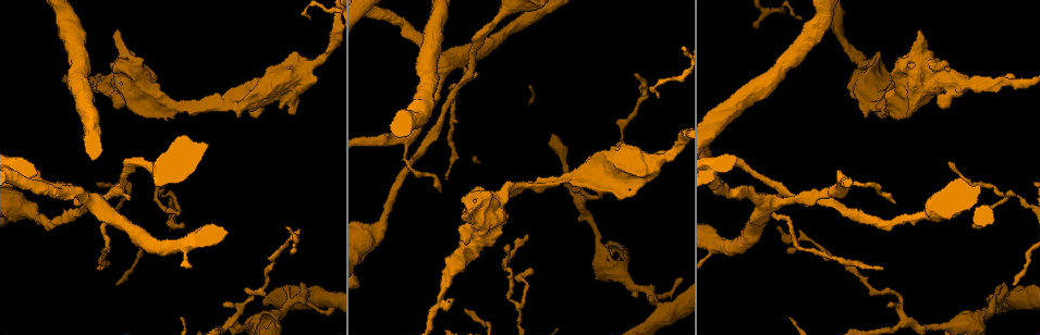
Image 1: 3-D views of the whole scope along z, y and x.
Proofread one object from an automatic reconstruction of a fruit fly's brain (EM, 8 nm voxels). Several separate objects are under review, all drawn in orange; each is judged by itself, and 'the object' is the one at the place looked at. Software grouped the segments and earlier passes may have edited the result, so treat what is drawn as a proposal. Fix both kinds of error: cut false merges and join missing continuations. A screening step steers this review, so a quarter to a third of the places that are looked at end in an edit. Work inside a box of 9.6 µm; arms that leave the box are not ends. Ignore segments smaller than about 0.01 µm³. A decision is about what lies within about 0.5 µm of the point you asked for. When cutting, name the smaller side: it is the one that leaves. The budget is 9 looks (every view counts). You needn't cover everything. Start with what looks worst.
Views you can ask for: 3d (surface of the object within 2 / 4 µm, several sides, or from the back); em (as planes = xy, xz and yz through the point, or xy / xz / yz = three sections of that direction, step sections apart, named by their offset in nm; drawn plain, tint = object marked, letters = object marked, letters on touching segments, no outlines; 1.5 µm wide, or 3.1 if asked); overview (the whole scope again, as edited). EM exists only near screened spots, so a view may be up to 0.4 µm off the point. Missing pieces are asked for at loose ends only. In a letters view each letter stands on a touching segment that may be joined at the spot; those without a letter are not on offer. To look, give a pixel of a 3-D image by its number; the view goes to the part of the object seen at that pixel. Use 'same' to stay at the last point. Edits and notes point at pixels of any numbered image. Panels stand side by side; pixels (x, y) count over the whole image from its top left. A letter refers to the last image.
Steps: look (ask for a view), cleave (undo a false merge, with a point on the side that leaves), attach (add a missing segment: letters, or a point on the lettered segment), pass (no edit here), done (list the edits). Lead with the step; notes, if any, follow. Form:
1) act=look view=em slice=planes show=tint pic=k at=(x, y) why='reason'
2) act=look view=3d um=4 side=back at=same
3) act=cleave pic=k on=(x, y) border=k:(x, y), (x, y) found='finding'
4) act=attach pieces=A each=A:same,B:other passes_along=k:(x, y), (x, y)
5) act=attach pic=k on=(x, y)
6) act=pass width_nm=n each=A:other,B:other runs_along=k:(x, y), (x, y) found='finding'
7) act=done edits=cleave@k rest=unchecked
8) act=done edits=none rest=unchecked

act=look view=3d um=4 side=back pic=1 at=(156, 187) why='arms part here'

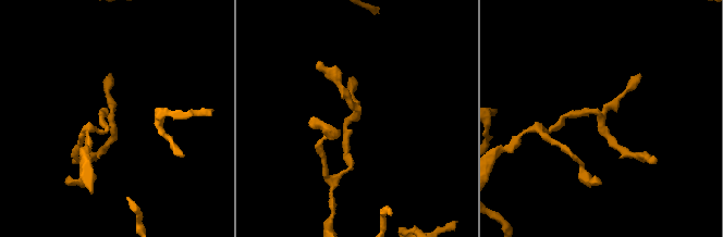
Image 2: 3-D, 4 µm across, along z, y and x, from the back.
act=look view=em slice=planes show=letters pic=2 at=(113, 122) why='shape alone is not enough'

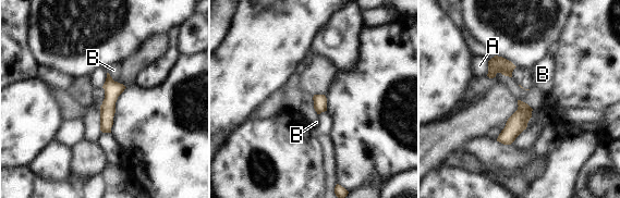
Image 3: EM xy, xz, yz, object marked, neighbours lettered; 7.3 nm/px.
act=pass width_nm=100 each=A:other,B:other runs_along=3:(109, 79), (108, 130) found='all the same cell'

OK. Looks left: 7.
act=look view=em slice=planes show=tint pic=1 at=(663, 313) why='calibre changes'

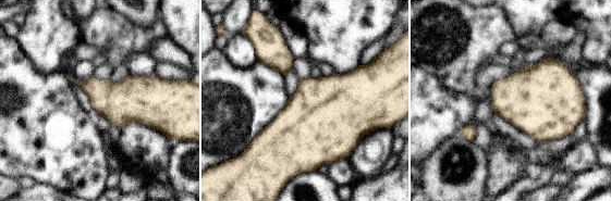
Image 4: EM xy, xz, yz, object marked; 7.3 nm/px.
act=look view=em slice=planes show=letters at=same why='see the neighbours'

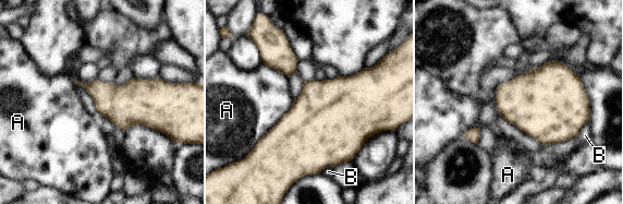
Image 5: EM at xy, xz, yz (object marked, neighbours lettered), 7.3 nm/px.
act=pass width_nm=550 each=A:other,B:other border=5:(294, 100), (291, 107), (253, 147) found='all the same cell'

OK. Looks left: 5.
act=look view=em slice=planes show=letters pic=1 at=(519, 188) why='arms part here'

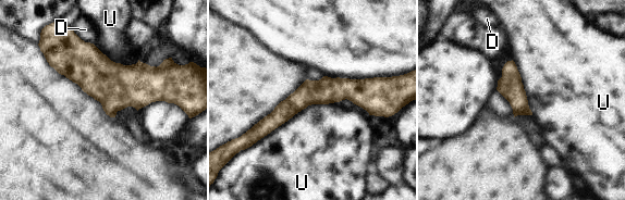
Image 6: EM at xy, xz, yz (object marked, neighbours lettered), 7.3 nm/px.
act=pass each=D:other,U:other border=6:(338, 101), (308, 104), (252, 145) found='continuous, no second cell'

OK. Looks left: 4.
act=look view=em slice=planes show=tint pic=1 at=(897, 298) why='abrupt turn'

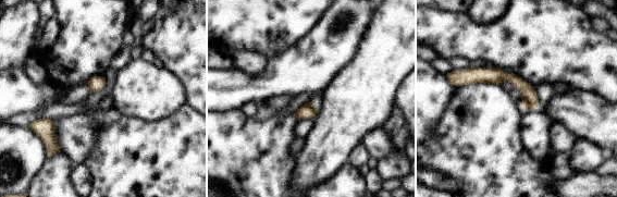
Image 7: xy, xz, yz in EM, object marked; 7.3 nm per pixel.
act=look view=em slice=planes show=letters at=same why='what lies round it'

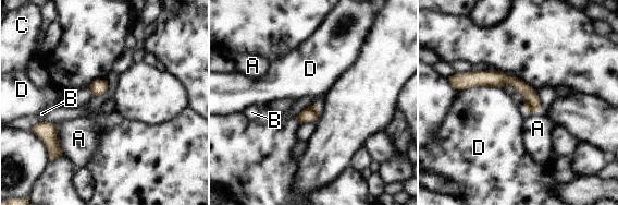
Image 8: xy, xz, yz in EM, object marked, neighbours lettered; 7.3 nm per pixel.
act=pass each=A:other,B:other,C:other,D:other runs_along=8:(461, 81), (510, 80), (538, 105) found='one cell here'

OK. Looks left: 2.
act=done edits=none rest=unchecked

